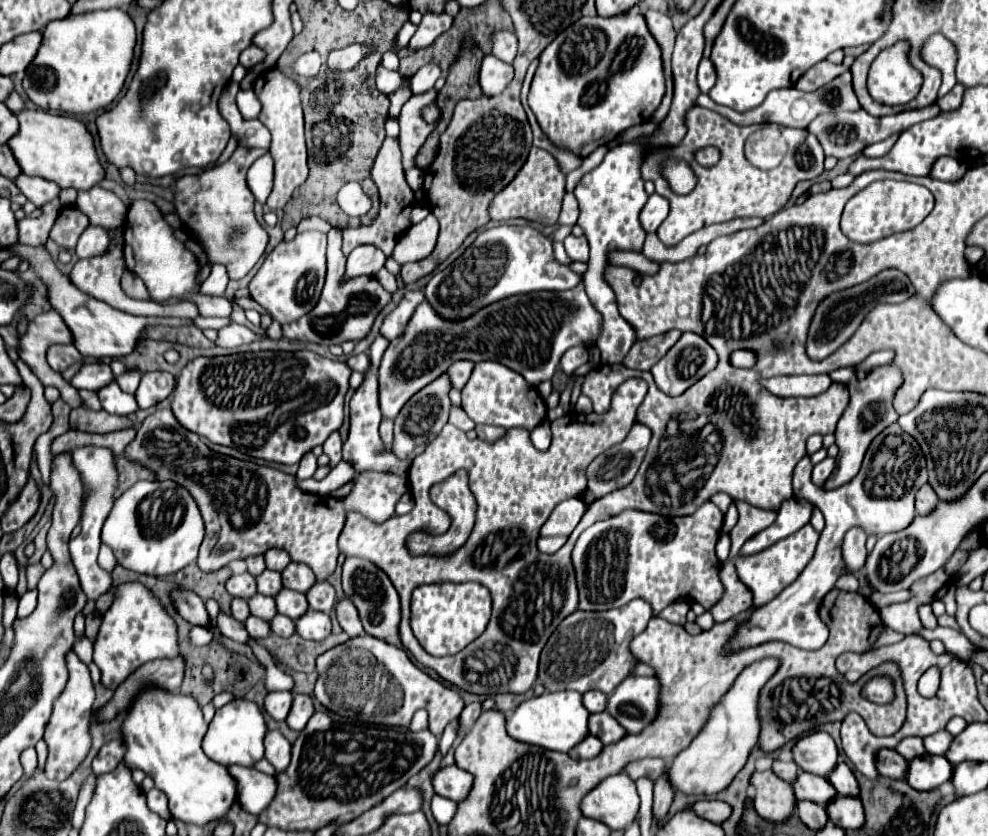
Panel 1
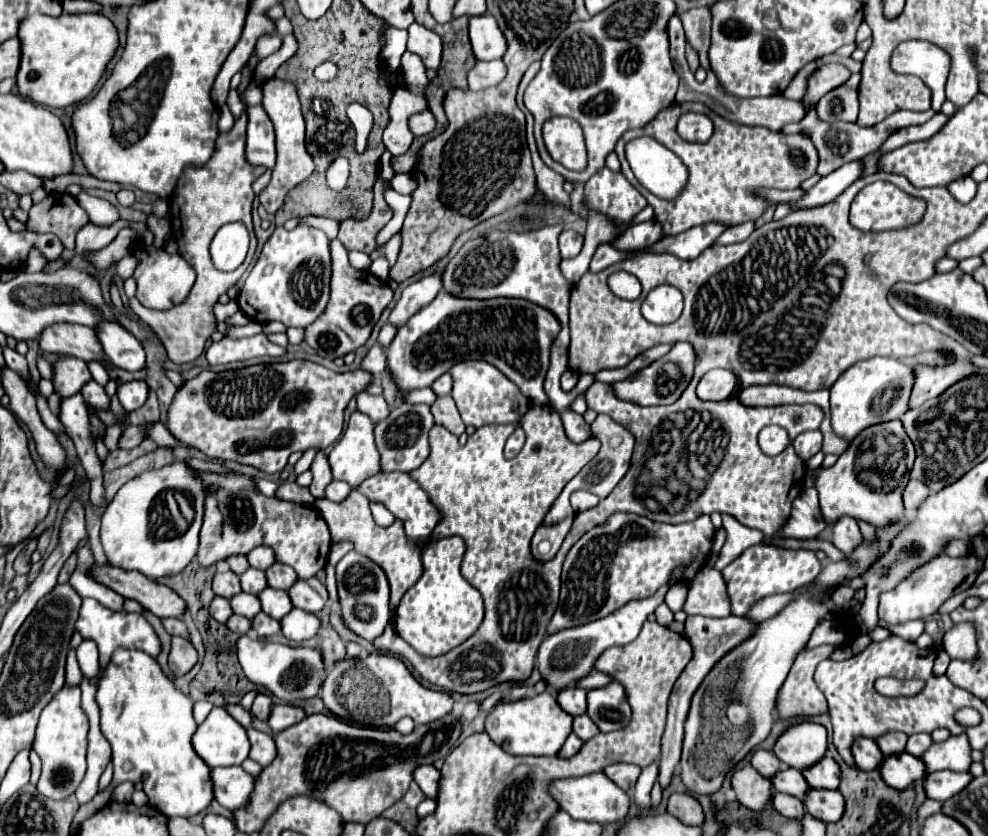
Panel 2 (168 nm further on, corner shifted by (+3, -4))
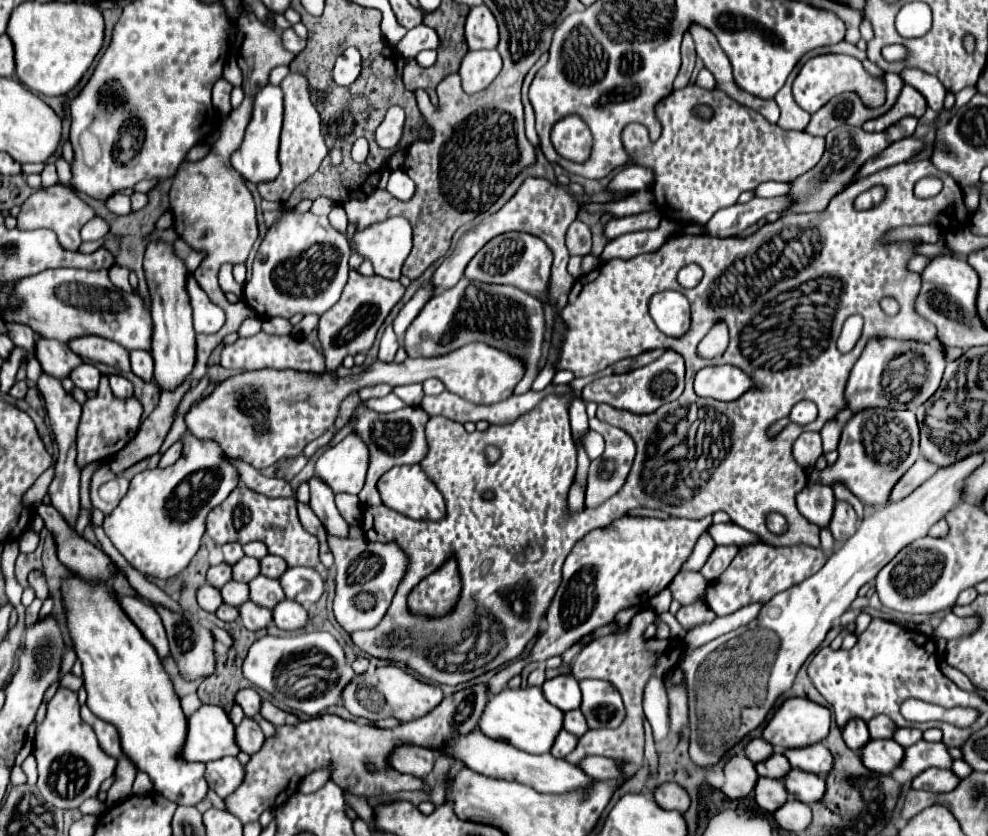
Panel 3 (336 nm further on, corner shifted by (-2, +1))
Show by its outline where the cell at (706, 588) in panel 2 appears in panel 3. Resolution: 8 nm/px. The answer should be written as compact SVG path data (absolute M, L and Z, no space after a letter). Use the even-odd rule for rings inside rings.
M681 571L669 585L673 599L681 605L689 605L695 601L703 601L703 589L707 587L707 579L697 571Z

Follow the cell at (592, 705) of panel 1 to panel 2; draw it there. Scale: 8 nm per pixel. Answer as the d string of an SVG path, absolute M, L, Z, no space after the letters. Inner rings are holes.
M572 688L572 690L564 690L558 696L558 704L572 716L580 716L586 714L586 690L582 688Z

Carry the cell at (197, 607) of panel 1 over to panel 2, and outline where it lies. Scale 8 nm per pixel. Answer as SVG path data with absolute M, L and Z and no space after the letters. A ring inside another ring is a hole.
M114 566L94 568L94 576L124 598L140 602L146 610L160 618L180 618L186 612L186 602L168 586L148 580L140 572L126 572Z

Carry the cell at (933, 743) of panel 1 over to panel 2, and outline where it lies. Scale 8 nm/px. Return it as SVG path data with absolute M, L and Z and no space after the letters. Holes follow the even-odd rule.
M912 734L906 744L906 752L912 756L922 756L928 748L932 746L932 736L930 734Z

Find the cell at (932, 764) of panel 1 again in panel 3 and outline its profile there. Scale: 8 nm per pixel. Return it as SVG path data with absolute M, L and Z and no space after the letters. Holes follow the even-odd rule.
M871 739L861 747L859 757L867 769L875 773L891 773L903 759L903 753L903 747L899 747L893 739Z

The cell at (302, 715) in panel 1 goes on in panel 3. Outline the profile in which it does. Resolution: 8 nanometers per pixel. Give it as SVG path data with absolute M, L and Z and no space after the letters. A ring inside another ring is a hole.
M263 701L263 703L261 703L261 711L259 711L259 715L261 715L263 719L267 719L269 723L273 723L275 727L279 727L279 725L295 725L295 723L299 723L299 719L297 719L295 715L281 711L279 707L275 707L275 705L269 703L269 701Z

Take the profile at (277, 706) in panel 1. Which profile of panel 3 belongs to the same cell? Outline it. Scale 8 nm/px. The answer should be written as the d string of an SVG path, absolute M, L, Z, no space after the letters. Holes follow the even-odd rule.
M239 689L235 695L235 703L243 709L245 717L257 717L261 699L259 699L255 689Z

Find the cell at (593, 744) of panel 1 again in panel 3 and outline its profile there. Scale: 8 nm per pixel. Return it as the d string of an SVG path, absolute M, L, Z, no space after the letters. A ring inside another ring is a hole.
M559 731L559 735L555 737L555 745L551 747L551 755L553 757L567 757L577 745L577 737L567 733L567 731Z

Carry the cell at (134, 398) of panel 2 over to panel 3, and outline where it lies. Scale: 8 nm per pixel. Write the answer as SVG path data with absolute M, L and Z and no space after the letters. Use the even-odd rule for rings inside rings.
M111 373L107 377L109 377L109 387L111 387L111 391L113 391L115 397L129 397L129 395L133 395L131 381L127 381L125 377L115 375L115 373Z

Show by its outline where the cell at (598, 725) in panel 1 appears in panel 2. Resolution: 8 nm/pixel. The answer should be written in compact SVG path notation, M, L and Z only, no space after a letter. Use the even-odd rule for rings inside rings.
M584 714L584 716L576 716L576 718L574 718L574 734L586 742L586 740L594 738L596 734L600 734L600 730L598 730L598 726L590 720L590 716Z

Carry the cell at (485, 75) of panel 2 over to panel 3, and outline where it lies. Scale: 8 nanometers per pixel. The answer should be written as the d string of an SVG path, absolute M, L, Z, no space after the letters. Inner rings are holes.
M479 49L479 51L467 51L461 59L459 75L463 91L473 95L491 85L491 81L501 71L501 55L497 49Z

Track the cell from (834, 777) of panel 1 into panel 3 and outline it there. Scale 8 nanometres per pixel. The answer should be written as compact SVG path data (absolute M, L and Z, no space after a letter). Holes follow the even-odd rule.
M813 743L799 749L785 749L783 755L795 769L807 769L809 773L817 775L827 773L827 769L831 769L831 753L821 743Z

